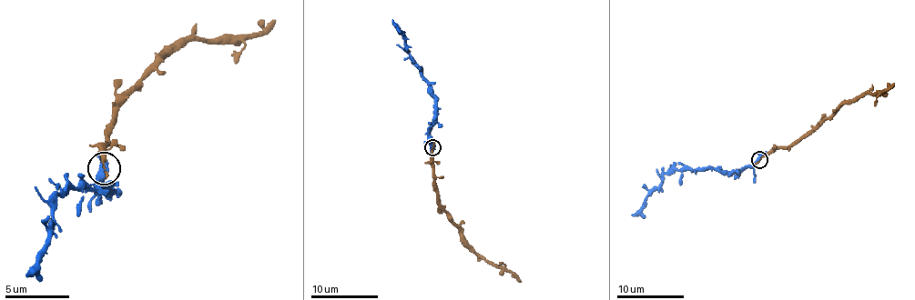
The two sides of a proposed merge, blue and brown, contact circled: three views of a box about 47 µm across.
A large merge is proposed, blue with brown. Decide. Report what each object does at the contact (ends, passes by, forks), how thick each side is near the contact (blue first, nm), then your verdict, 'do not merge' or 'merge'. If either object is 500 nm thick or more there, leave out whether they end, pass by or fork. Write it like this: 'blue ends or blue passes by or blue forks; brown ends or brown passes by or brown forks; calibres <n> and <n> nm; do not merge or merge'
blue forks; brown ends; calibres 400 and 140 nm; merge

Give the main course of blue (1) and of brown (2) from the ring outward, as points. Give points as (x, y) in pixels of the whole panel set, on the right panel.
1: (758, 160), (730, 172), (707, 168), (666, 172), (645, 204), (632, 215)
2: (760, 160), (777, 148), (792, 146), (844, 104), (850, 104), (866, 94), (880, 94), (894, 84)

